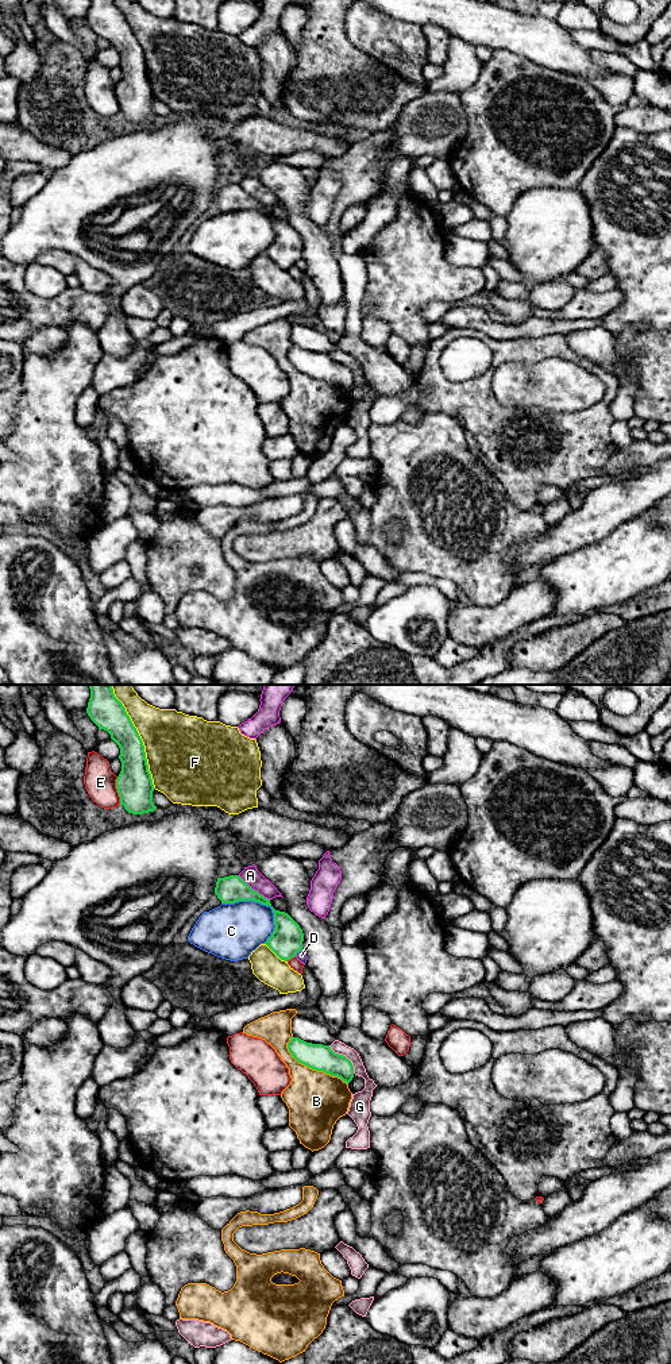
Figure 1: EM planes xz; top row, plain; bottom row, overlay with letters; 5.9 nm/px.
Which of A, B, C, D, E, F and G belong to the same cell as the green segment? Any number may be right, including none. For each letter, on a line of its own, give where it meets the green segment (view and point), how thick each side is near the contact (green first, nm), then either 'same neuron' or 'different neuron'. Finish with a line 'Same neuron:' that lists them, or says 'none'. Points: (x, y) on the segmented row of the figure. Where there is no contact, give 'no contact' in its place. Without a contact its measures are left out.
A: meets green in xz at (254, 890); 160 nm thick on the green side, 100 nm on the other; different neuron
B: meets green in xz at (312, 1068); 160 nm thick on the green side, 340 nm on the other; different neuron
C: meets green in xz at (258, 901); 160 nm thick on the green side, 340 nm on the other; different neuron
D: meets green in xz at (297, 951); 190 nm thick on the green side, 60 nm on the other; different neuron
E: meets green in xz at (118, 790); 220 nm thick on the green side, 190 nm on the other; different neuron
F: meets green in xz at (139, 736); 200 nm thick on the green side, 400 nm on the other; different neuron
G: meets green in xz at (344, 1056); 160 nm thick on the green side, 80 nm on the other; different neuron
Same neuron: none

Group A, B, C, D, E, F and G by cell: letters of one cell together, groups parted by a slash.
A / B / C / D / E / F / G

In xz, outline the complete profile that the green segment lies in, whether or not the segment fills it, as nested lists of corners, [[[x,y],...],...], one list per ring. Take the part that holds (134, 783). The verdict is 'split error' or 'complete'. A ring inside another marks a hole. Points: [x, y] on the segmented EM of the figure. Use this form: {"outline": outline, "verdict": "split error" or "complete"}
{"outline": [[[89,685],[89,689],[88,716],[99,729],[107,731],[120,748],[122,771],[116,779],[120,805],[132,814],[154,812],[154,785],[136,728],[115,697],[112,685]]], "verdict": "complete"}

